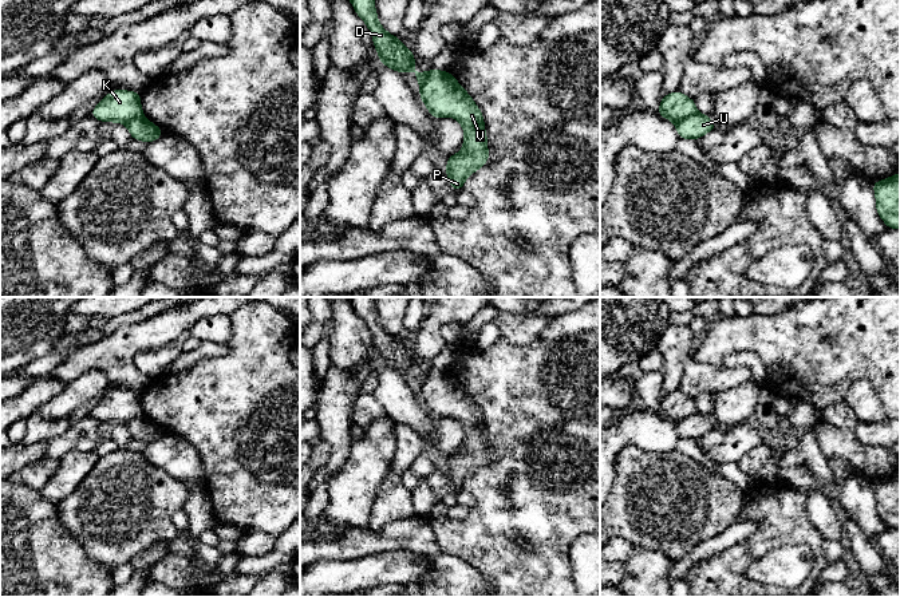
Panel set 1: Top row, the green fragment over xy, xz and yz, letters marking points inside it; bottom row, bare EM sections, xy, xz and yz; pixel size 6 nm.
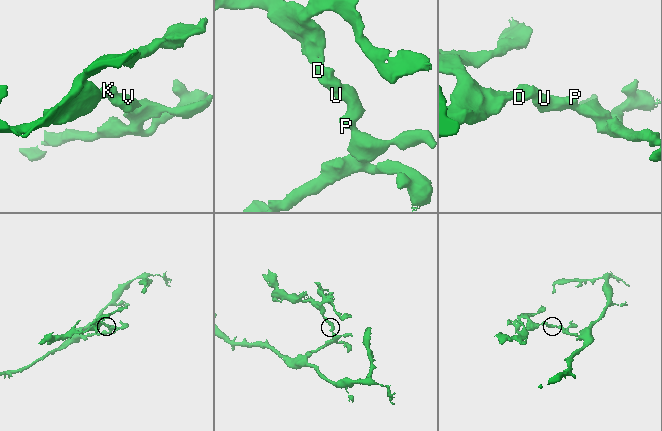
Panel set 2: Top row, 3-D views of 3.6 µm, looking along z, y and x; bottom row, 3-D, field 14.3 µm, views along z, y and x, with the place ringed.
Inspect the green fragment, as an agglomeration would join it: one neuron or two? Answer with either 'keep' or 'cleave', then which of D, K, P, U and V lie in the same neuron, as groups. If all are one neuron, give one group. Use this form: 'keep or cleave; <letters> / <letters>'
cleave; D K / P U V

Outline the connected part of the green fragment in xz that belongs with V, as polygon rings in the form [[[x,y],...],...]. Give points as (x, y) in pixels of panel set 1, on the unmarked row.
[[[430,369],[427,377],[421,383],[419,396],[434,419],[451,416],[457,419],[465,432],[463,450],[447,456],[445,473],[450,481],[450,489],[463,489],[465,479],[486,464],[490,454],[488,450],[488,435],[485,432],[483,414],[474,403],[467,391],[457,381],[449,371]]]

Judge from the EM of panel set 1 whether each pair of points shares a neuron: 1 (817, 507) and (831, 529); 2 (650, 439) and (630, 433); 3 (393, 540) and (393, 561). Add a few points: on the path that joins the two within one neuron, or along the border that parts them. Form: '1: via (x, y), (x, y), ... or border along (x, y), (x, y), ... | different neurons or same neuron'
1: via (820, 513), (828, 524) | same neuron
2: via (644, 434), (635, 433) | same neuron
3: border along (423, 553), (413, 550), (378, 550), (362, 556) | different neurons

